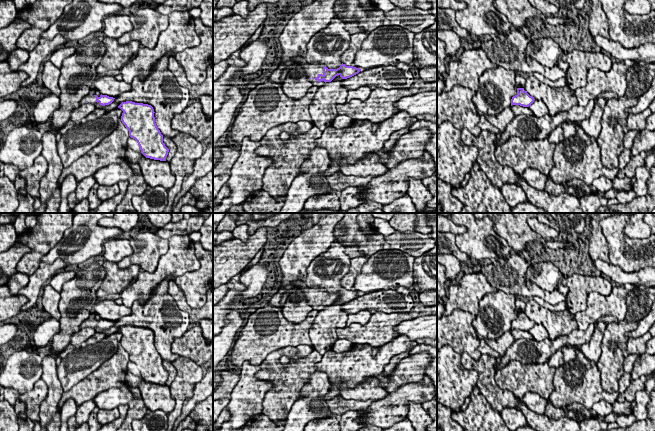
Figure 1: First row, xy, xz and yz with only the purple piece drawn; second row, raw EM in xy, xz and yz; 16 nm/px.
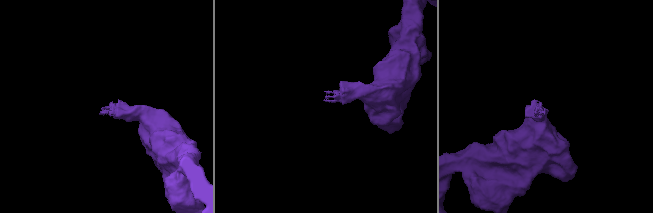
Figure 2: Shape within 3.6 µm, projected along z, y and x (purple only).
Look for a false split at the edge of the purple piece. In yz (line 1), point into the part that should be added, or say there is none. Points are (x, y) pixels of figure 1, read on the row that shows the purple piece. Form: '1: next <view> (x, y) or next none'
1: next none

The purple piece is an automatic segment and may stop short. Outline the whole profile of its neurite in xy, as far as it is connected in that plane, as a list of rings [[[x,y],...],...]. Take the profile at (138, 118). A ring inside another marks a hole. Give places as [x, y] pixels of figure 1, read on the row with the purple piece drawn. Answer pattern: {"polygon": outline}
{"polygon": [[[126,101],[118,108],[123,111],[122,123],[128,129],[129,136],[137,141],[141,153],[146,158],[166,161],[169,149],[163,143],[163,135],[155,123],[153,107]]]}

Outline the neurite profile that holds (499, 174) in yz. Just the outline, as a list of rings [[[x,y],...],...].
[[[468,129],[461,130],[463,143],[467,146],[475,146],[478,149],[476,162],[481,170],[495,187],[501,189],[504,183],[515,184],[522,176],[512,168],[497,162],[495,158],[497,137],[486,130],[481,130],[478,136],[474,136]]]

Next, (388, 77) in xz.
[[[390,64],[387,66],[363,69],[358,74],[344,79],[342,86],[347,90],[355,90],[363,86],[371,90],[384,88],[409,88],[414,83],[414,77],[410,71],[403,71]]]

